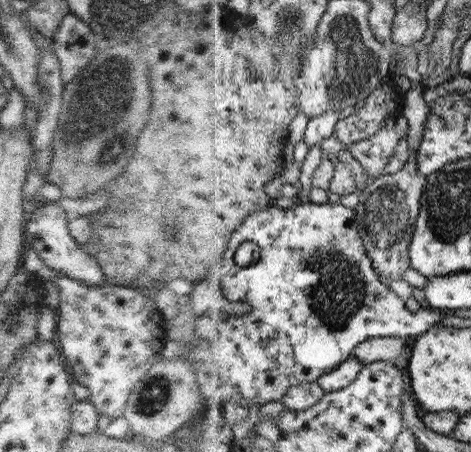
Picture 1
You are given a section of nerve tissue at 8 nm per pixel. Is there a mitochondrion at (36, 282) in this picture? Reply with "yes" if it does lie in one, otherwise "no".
no

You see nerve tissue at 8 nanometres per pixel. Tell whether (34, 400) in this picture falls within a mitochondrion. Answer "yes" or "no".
yes

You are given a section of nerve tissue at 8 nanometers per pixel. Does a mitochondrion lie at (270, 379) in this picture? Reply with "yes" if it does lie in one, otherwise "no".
no

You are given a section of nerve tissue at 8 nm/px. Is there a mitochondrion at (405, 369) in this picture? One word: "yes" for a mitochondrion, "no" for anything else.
no

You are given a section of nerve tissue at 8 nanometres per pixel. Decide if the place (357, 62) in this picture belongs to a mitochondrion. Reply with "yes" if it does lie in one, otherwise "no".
yes

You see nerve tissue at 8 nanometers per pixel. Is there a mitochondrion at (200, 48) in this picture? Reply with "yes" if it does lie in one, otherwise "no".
no

